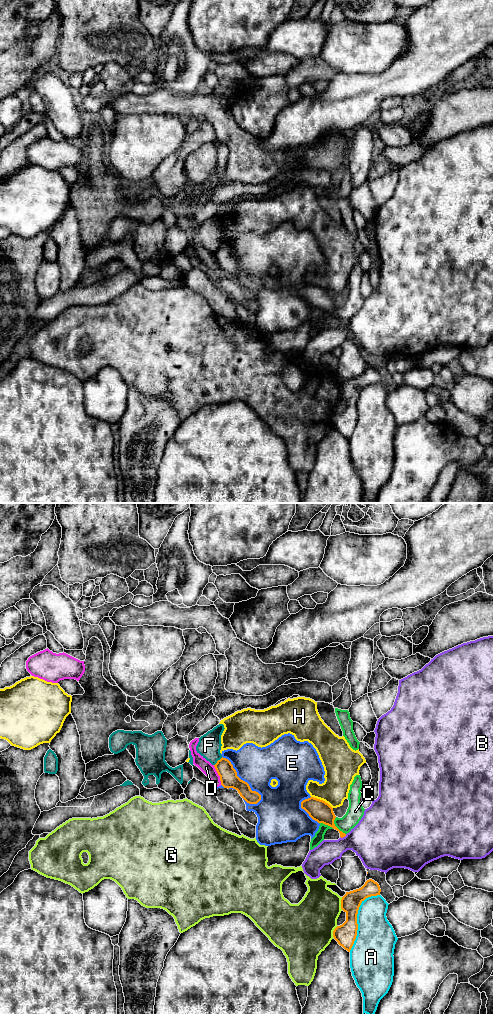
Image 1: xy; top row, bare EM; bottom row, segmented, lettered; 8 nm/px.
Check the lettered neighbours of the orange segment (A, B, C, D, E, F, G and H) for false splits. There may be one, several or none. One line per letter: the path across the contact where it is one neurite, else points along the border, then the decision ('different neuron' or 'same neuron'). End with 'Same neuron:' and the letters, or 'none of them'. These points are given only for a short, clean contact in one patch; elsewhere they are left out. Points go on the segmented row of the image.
A: different neuron
B: different neuron
C: along xy (335, 817), (334, 824), (345, 834) | different neuron
D: along xy (213, 765), (221, 784) | different neuron
E: different neuron
F: along xy (222, 757), (214, 765) | different neuron
G: different neuron
H: different neuron
Same neuron: none of them

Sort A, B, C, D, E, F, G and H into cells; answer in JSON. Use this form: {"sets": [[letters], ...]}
{"sets": [["A"], ["B"], ["C"], ["D"], ["E"], ["F"], ["G"], ["H"]]}

